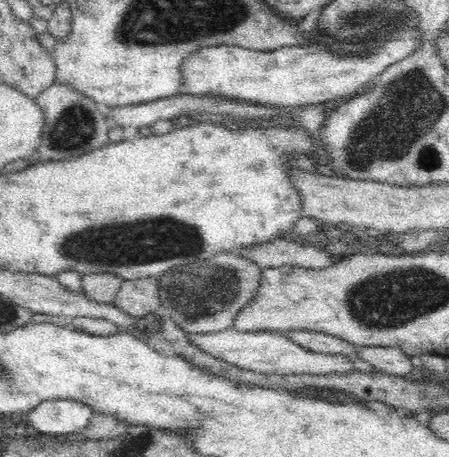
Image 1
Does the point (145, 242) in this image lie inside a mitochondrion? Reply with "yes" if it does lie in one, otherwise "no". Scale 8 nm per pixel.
yes

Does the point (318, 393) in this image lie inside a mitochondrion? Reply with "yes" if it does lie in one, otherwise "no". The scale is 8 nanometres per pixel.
no

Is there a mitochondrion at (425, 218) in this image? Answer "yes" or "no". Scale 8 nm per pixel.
no

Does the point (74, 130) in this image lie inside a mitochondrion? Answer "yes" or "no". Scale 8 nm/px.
yes

